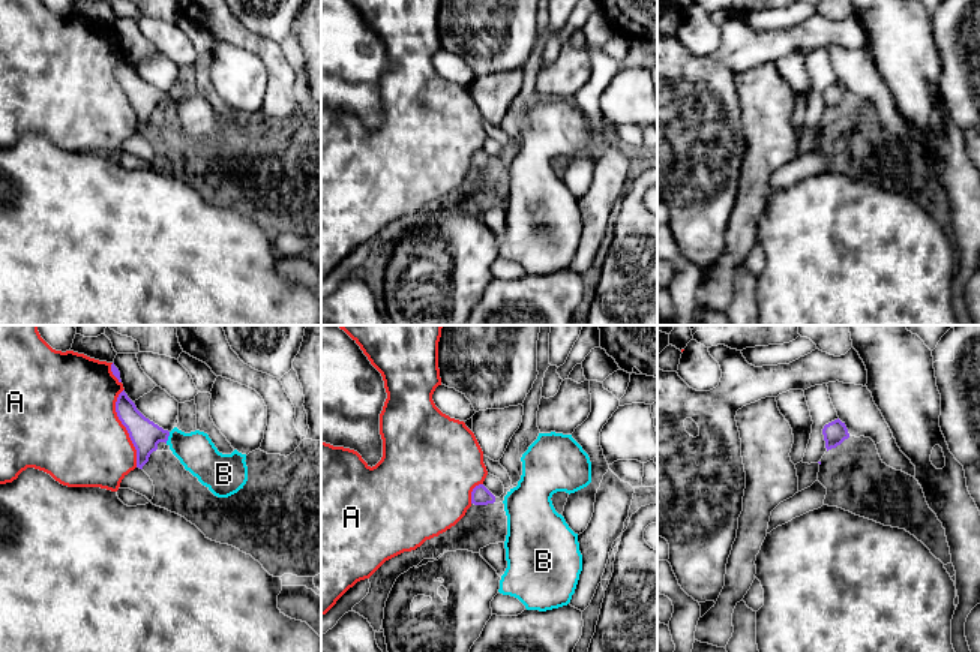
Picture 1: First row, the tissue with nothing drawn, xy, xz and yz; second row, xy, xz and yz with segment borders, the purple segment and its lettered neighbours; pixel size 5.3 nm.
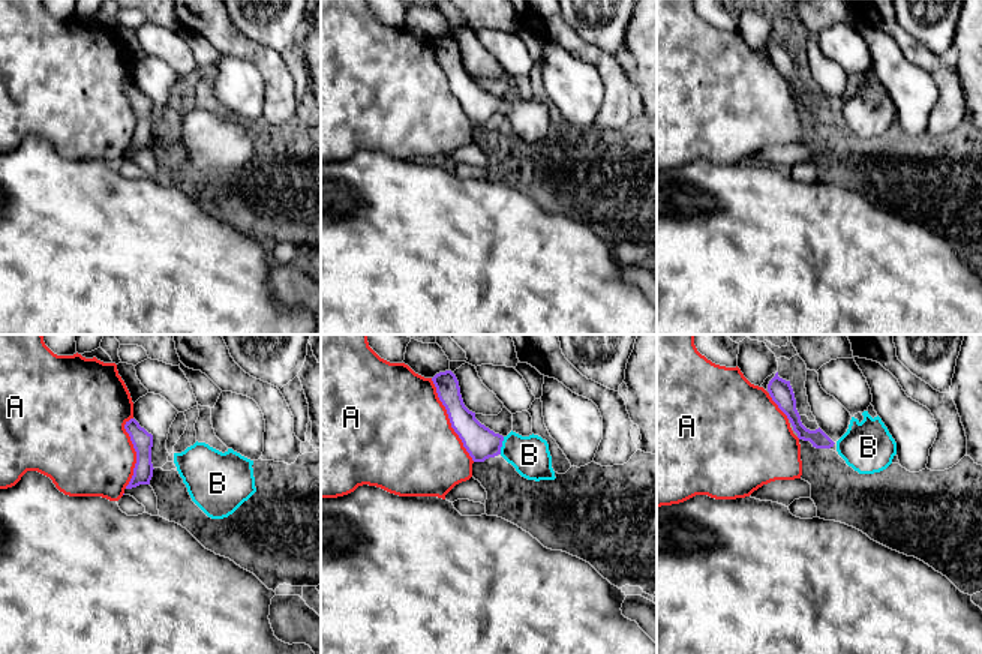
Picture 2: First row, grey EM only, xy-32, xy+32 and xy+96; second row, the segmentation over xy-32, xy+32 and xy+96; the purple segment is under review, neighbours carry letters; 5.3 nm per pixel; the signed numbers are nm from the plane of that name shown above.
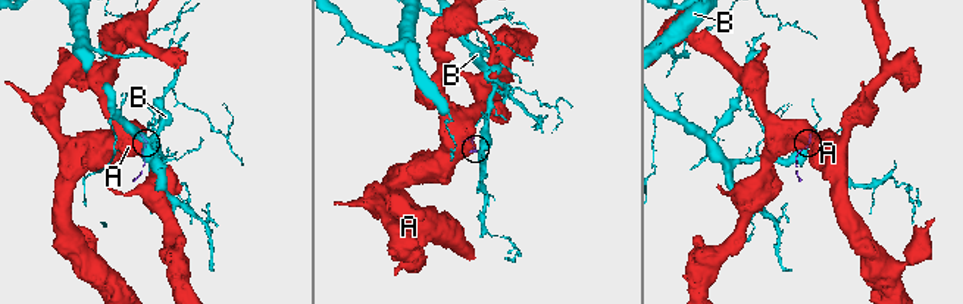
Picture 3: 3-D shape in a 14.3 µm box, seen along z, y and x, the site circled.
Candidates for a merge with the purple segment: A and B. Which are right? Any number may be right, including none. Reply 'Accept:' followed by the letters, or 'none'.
Accept: B

